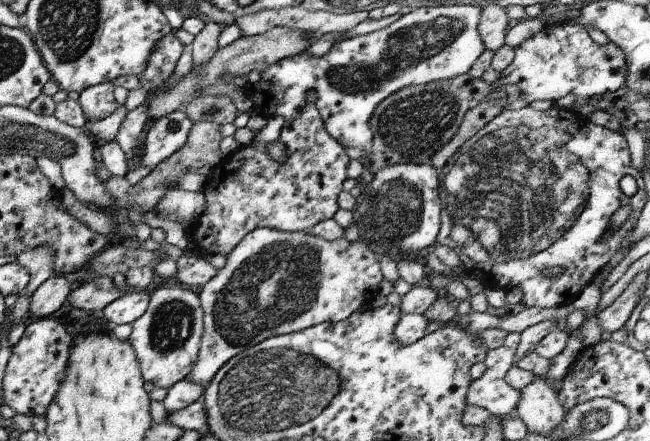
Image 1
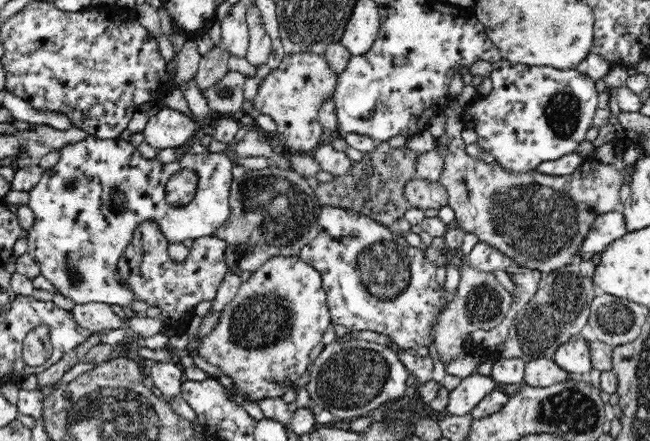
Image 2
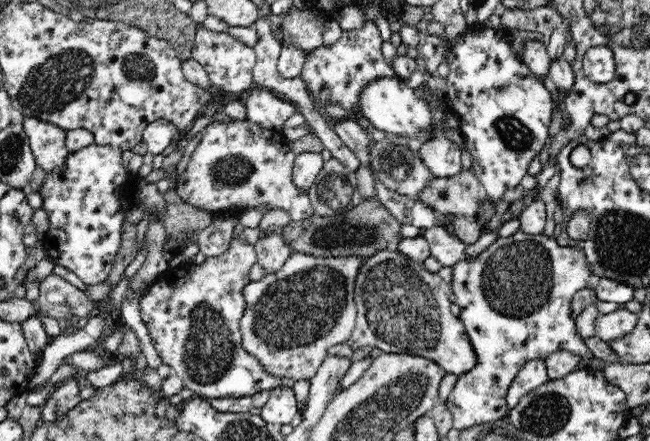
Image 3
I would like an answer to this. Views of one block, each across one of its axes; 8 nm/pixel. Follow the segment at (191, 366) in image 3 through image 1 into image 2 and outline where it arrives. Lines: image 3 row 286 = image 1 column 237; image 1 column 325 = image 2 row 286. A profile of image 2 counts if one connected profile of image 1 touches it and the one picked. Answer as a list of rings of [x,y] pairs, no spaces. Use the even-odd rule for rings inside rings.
[[[148,220],[138,226],[116,267],[120,281],[132,285],[134,298],[159,306],[164,325],[172,327],[173,334],[182,334],[196,304],[200,300],[214,300],[216,290],[227,274],[225,243],[215,236],[197,238],[189,248],[188,256],[180,262],[170,257],[168,245],[153,220]]]

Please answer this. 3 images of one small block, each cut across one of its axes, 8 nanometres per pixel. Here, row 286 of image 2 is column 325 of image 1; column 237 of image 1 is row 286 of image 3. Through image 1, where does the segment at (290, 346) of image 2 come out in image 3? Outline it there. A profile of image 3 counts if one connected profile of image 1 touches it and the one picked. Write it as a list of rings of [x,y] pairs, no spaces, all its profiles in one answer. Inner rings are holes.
[[[293,251],[276,271],[264,274],[259,280],[250,279],[243,286],[244,310],[239,318],[242,346],[262,365],[262,371],[280,379],[309,381],[329,356],[331,346],[347,342],[355,328],[357,308],[353,288],[358,267],[365,258],[358,256],[317,257]]]

